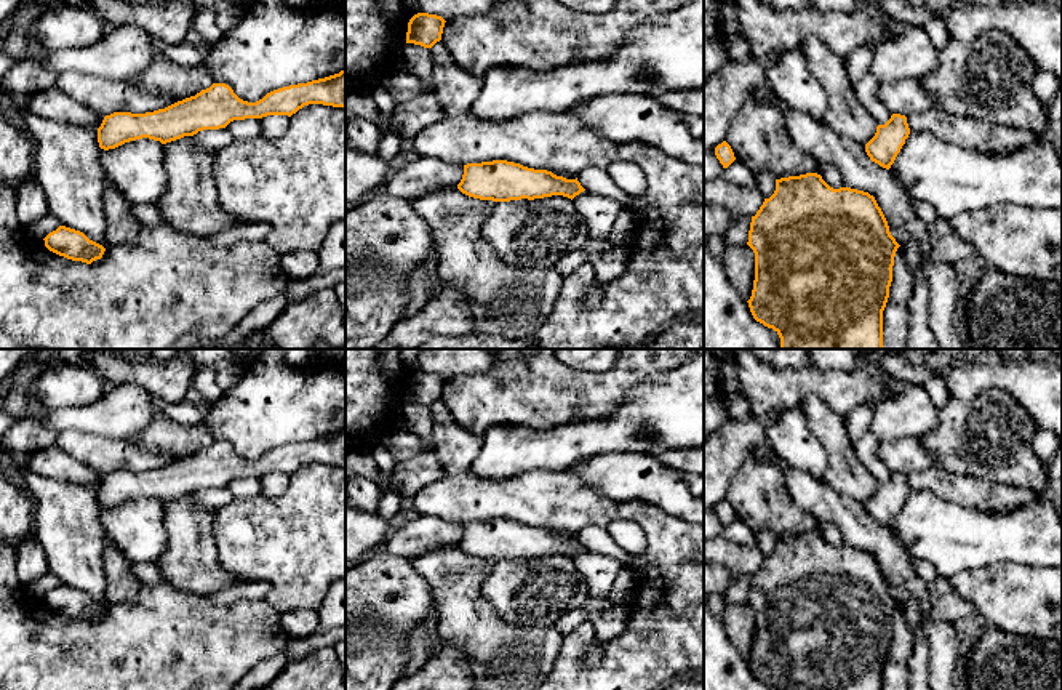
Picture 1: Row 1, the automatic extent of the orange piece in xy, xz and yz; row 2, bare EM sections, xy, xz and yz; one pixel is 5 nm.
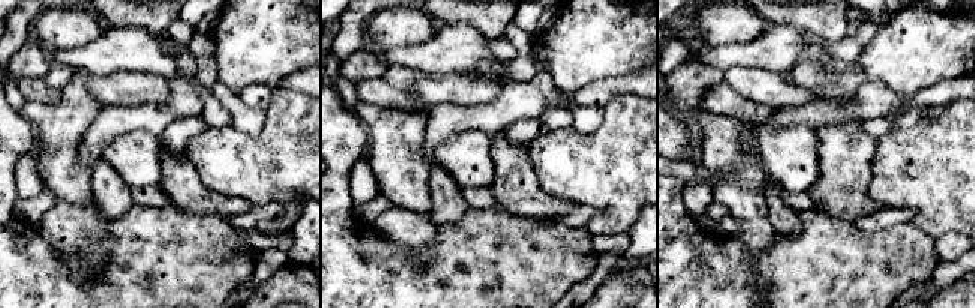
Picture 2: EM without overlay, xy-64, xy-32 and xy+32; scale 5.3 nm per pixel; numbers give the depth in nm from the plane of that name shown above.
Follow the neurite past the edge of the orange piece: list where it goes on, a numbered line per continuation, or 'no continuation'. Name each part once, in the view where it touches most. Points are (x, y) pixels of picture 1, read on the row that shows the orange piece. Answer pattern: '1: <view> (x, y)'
no continuation

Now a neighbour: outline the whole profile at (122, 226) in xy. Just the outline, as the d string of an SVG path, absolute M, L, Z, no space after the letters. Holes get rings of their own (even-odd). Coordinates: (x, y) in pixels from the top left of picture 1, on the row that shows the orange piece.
M106 186L102 205L107 221L106 240L109 245L136 243L142 224L133 215L133 205L114 186Z

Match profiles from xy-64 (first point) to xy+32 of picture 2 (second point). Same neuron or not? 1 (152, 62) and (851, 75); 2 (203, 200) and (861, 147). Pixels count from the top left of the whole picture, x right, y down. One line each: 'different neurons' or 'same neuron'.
1: different neurons
2: same neuron

